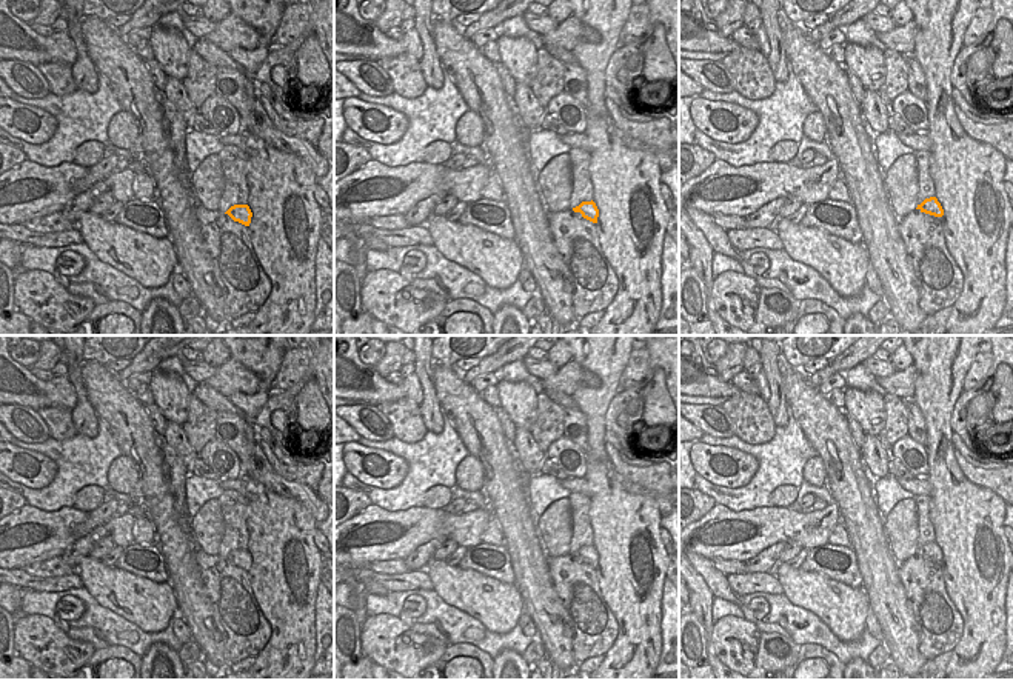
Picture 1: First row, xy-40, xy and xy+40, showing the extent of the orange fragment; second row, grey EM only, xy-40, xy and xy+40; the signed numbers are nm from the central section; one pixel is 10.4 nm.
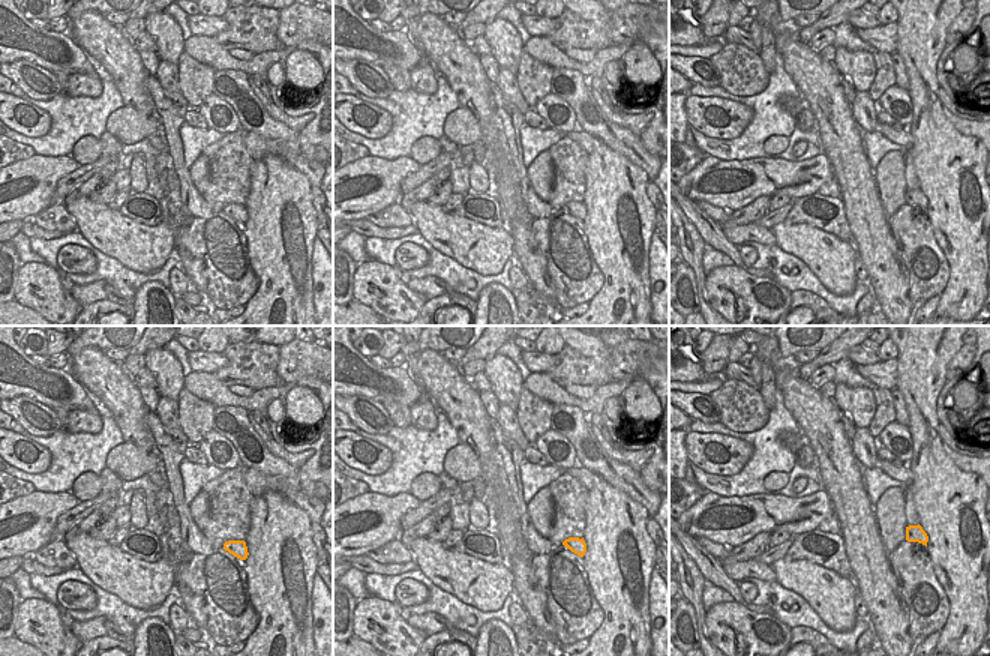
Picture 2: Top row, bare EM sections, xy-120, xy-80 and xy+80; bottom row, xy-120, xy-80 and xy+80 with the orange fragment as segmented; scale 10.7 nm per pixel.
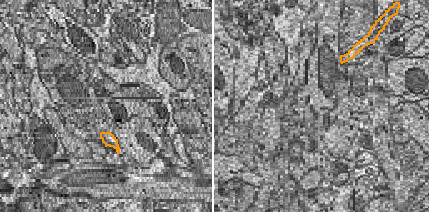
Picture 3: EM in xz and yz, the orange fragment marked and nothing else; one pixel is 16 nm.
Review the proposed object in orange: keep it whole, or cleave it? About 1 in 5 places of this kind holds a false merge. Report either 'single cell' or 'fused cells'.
single cell

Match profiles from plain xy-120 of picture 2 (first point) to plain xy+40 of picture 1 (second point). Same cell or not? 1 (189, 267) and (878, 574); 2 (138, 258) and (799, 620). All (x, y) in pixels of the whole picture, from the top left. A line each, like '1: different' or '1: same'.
1: same
2: different

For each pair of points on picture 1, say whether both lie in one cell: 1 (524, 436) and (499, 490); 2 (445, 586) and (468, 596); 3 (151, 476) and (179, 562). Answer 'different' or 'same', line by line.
1: different
2: same
3: same

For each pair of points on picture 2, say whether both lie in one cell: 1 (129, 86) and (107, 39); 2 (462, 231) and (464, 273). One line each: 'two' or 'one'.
1: one
2: two

